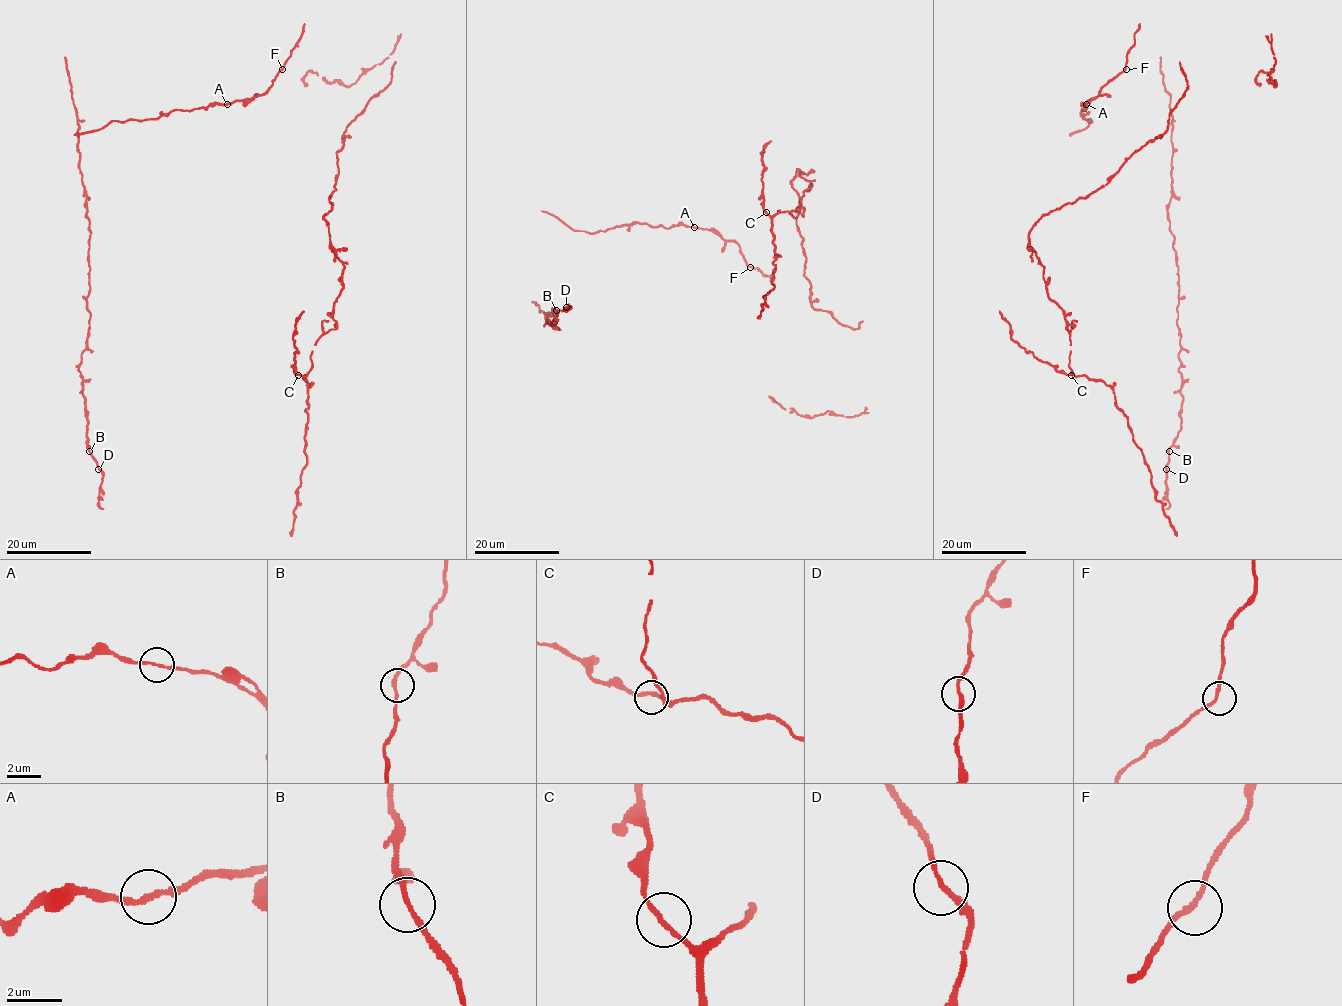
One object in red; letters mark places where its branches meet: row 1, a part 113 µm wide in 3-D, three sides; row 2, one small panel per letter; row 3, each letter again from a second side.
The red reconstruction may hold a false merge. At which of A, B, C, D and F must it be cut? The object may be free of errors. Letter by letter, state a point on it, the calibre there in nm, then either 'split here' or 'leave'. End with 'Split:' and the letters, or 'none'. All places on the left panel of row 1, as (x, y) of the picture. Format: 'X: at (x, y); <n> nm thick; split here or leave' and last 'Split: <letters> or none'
A: at (227, 104); 180 nm thick; leave
B: at (89, 451); 180 nm thick; leave
C: at (298, 375); 180 nm thick; leave
D: at (98, 469); 180 nm thick; leave
F: at (282, 69); 170 nm thick; leave
Split: none

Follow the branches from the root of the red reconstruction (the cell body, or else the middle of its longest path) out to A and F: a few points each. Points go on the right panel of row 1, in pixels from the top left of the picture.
A: (1108, 83), (1097, 97), (1085, 104)
F: (1108, 83), (1126, 69)

